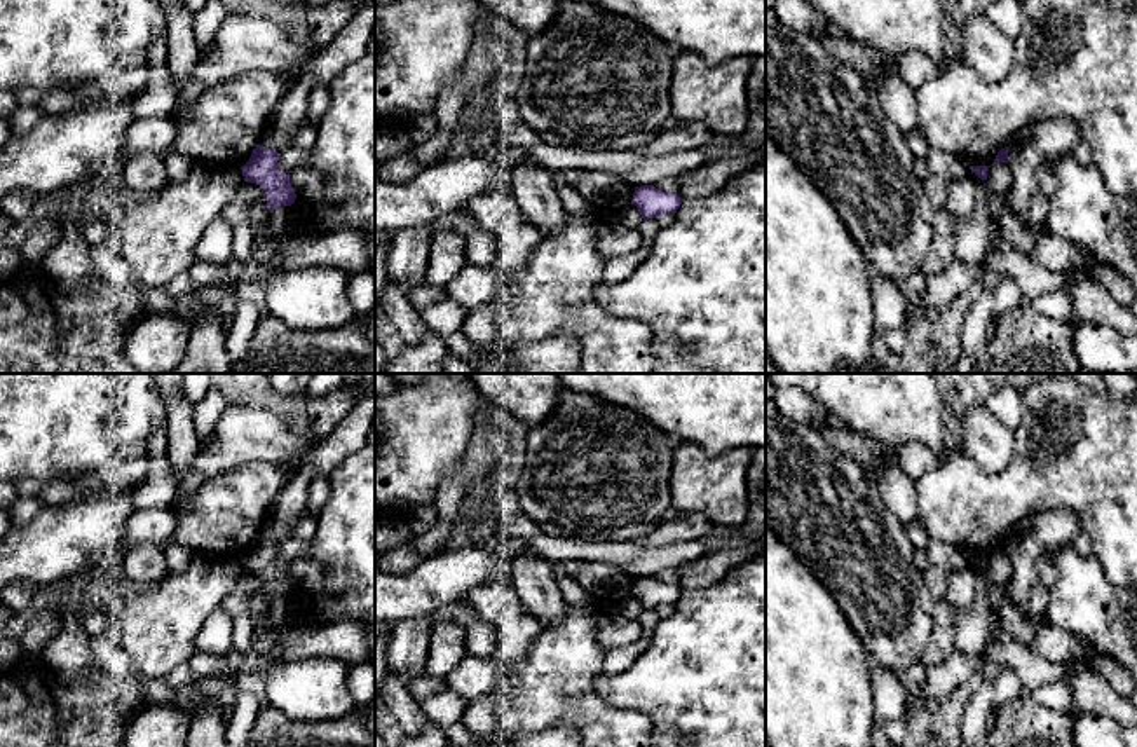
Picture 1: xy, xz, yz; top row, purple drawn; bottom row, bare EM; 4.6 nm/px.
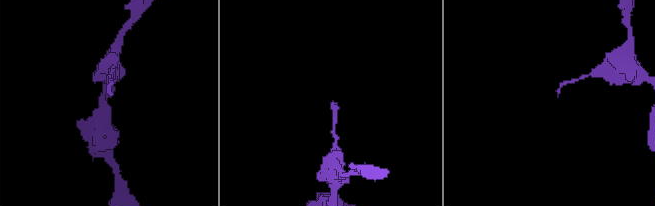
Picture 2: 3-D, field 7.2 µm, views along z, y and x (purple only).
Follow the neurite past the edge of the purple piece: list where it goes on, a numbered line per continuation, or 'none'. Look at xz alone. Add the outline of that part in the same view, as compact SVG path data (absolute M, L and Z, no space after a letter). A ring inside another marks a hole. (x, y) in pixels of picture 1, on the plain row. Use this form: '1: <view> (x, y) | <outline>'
none

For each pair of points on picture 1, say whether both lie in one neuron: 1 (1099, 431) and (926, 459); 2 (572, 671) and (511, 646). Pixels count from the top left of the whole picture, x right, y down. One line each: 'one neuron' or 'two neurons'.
1: two neurons
2: two neurons

